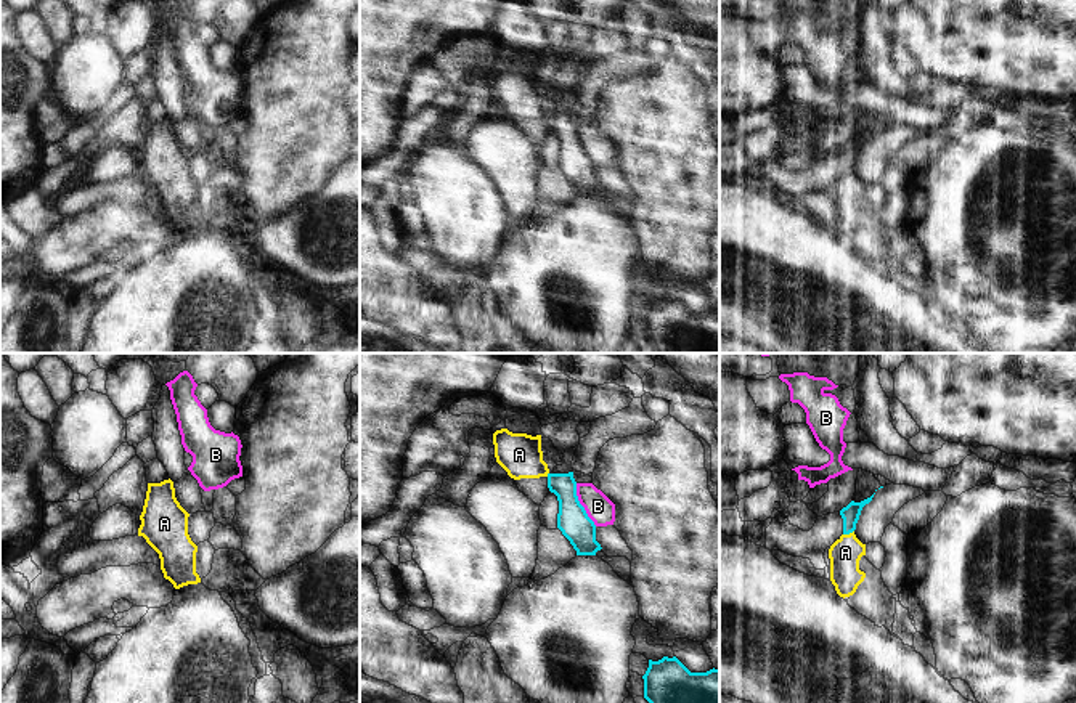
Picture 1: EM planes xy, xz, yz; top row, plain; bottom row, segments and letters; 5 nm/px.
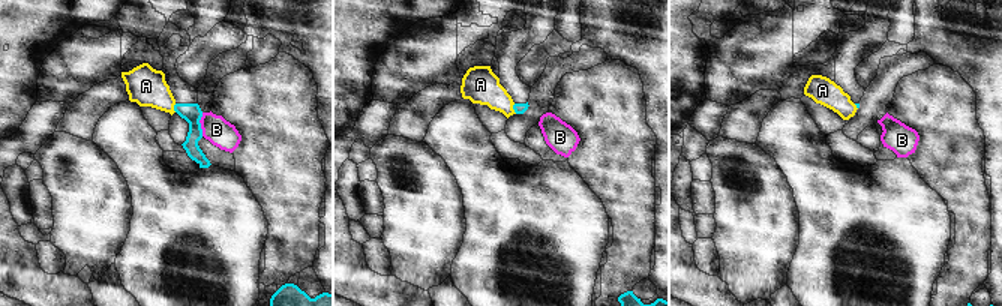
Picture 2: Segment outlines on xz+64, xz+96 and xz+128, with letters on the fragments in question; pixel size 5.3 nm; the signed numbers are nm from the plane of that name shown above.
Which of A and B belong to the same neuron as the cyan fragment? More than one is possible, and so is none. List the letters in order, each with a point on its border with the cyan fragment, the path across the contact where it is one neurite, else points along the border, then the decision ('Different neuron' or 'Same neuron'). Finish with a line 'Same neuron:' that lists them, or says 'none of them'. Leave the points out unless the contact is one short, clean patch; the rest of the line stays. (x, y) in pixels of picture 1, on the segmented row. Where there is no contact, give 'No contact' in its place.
A: Touches cyan at yz (848, 533). Boundary: yz (853, 530), (843, 535). Different neuron
B: Touches cyan at xz (580, 504). Boundary: xz (575, 483), (578, 503), (596, 525). Different neuron
Same neuron: none of them.

